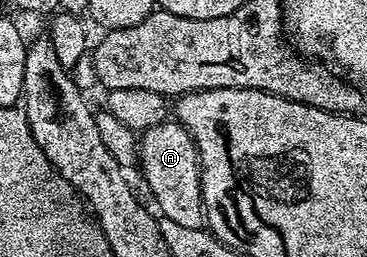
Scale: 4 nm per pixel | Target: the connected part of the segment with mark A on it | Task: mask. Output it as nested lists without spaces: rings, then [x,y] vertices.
[[[168,118],[163,122],[143,129],[138,136],[138,169],[144,175],[144,184],[148,187],[150,195],[156,199],[160,207],[159,215],[179,226],[192,228],[205,227],[204,203],[200,193],[200,153],[196,150],[196,144],[190,138],[190,134],[175,119]]]

